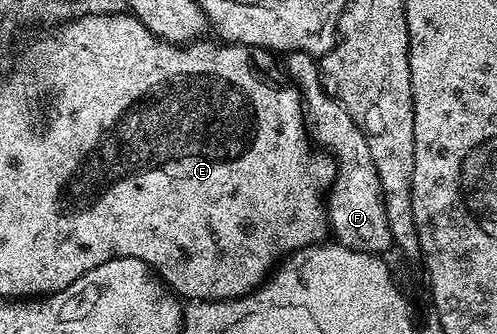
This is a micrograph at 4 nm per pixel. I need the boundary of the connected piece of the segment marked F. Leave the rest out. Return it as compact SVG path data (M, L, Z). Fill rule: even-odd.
M305 52L293 53L289 60L290 72L299 80L297 83L304 97L304 115L309 139L313 143L315 140L322 147L319 149L329 153L336 165L334 181L330 183L328 195L324 200L329 235L348 250L386 254L386 251L394 248L394 239L392 230L388 230L388 216L384 214L380 178L376 178L376 166L372 162L372 154L368 154L368 142L364 142L364 134L360 134L348 110L344 110L344 106L338 103L333 95L325 96L321 83L314 84L315 61Z

